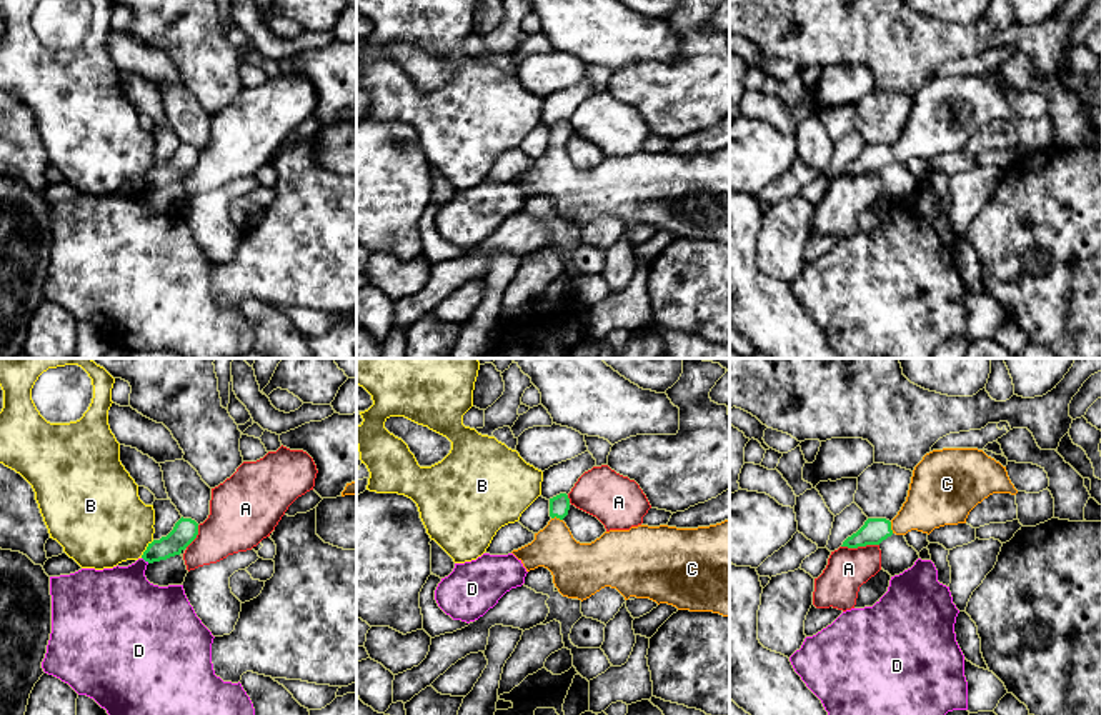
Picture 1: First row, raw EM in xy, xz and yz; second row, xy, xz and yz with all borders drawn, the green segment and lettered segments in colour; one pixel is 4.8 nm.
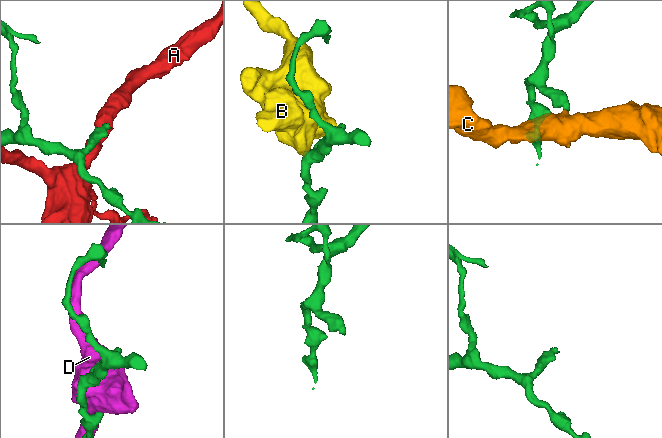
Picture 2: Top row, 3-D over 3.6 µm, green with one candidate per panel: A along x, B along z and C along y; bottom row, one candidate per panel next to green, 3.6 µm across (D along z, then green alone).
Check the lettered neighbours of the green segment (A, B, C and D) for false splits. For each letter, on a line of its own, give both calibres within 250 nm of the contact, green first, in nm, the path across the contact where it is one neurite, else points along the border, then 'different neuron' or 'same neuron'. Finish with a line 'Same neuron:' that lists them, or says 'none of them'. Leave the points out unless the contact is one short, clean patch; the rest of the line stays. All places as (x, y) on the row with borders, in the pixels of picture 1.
A: 120/200 nm | different neuron
B: 120/420 nm | different neuron
C: 100/220 nm | across xz (558, 505), (557, 517), (557, 549), (573, 565) | same neuron
D: 120/360 nm | different neuron
Same neuron: C

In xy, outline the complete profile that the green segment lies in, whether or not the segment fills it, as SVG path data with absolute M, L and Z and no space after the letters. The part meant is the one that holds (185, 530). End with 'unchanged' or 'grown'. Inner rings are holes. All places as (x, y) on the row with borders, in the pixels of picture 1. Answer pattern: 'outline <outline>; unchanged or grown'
outline M180 518L173 530L148 543L142 558L148 563L167 560L170 557L180 555L198 535L198 523L192 518Z; unchanged

